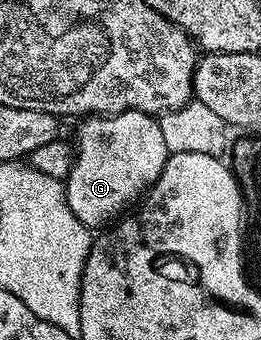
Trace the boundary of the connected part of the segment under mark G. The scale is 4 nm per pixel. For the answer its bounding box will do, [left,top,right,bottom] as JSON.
[63,112,170,230]

